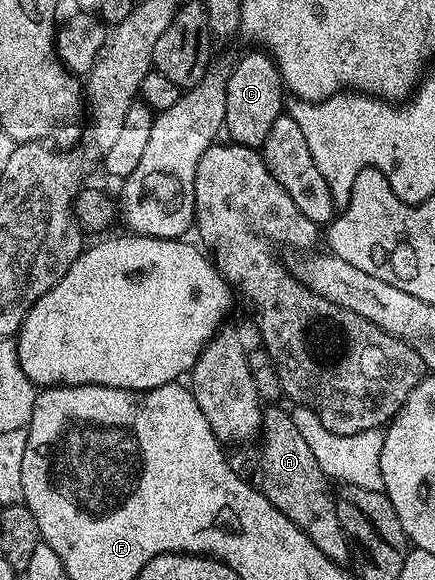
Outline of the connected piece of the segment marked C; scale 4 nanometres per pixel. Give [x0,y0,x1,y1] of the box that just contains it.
[225,48,285,148]

